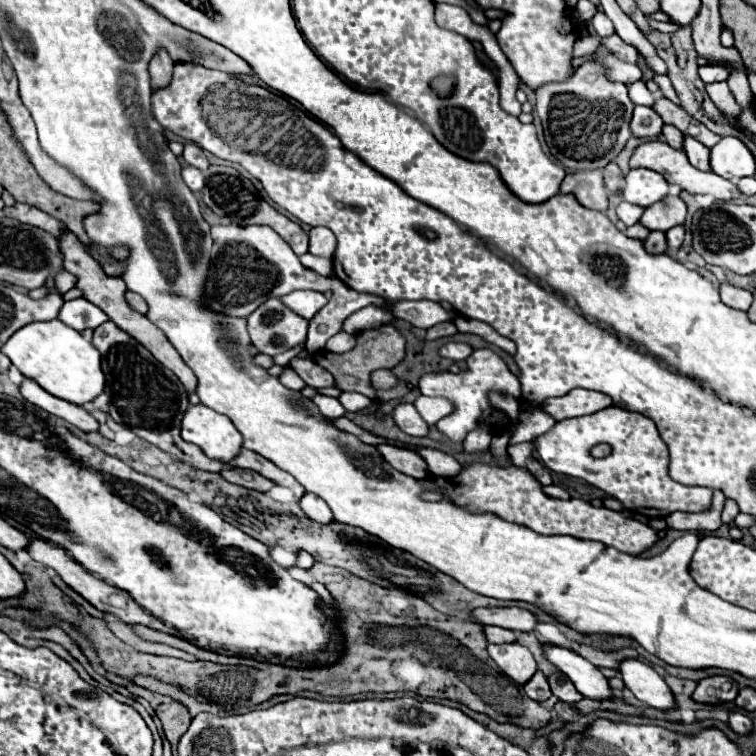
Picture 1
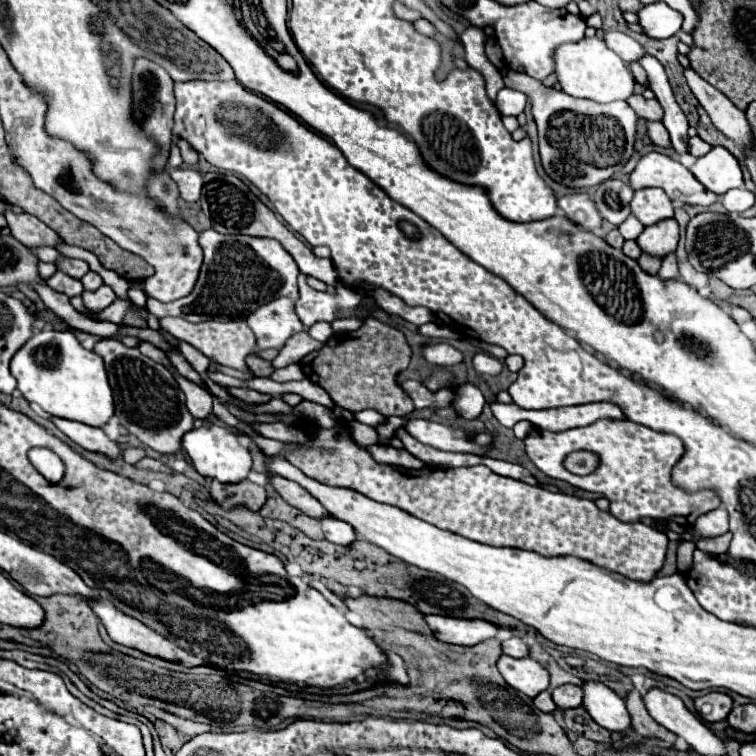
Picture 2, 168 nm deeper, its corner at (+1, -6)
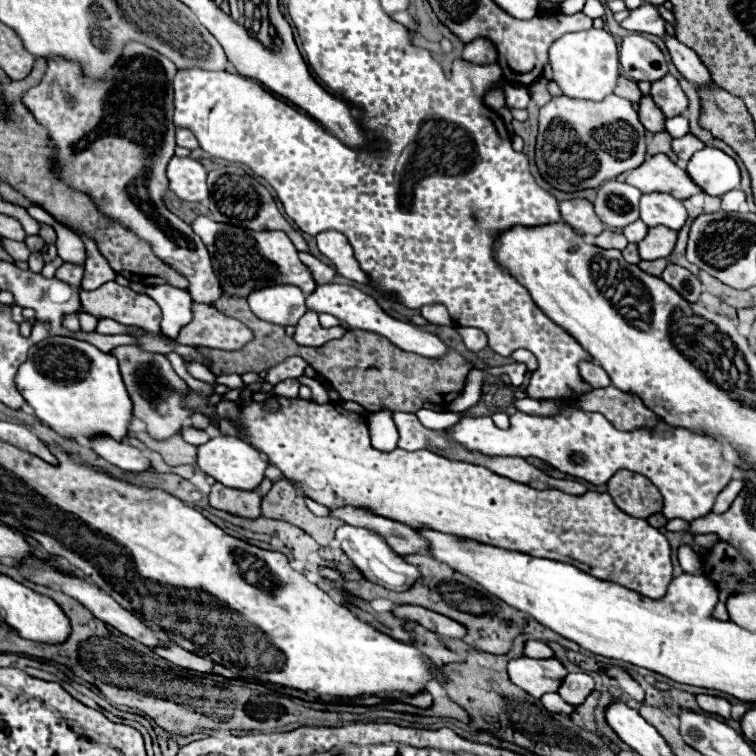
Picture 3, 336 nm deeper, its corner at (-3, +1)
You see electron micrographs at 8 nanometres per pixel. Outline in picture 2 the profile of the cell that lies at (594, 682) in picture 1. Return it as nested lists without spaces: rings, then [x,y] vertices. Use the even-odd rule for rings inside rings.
[[[586,681],[582,685],[582,691],[584,691],[582,705],[600,727],[616,733],[626,733],[632,727],[630,713],[626,711],[624,701],[604,683]]]

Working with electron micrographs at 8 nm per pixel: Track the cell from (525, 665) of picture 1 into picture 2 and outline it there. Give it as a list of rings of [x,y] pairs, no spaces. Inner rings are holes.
[[[502,655],[498,661],[498,671],[510,687],[522,691],[530,699],[550,687],[550,673],[532,657],[514,659],[510,655]]]

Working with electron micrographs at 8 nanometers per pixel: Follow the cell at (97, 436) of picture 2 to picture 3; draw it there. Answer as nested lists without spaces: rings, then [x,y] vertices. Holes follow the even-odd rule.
[[[92,436],[90,448],[98,456],[108,460],[110,464],[114,464],[122,470],[128,470],[128,472],[142,472],[142,470],[148,470],[148,466],[150,466],[144,452],[130,446],[128,442],[110,440],[110,436]]]

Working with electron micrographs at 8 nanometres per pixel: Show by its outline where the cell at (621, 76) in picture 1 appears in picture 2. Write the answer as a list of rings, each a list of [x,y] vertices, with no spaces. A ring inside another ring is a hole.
[[[582,37],[576,43],[564,43],[556,49],[554,55],[556,61],[556,77],[560,83],[560,89],[566,95],[578,97],[578,99],[594,99],[596,103],[610,103],[618,99],[628,99],[634,93],[634,77],[626,63],[614,55],[614,51],[608,49],[608,45],[602,41],[602,37]]]

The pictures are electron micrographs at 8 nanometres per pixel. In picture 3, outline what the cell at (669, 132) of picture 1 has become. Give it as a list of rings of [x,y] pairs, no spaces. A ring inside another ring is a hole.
[[[644,96],[644,98],[640,100],[640,110],[638,110],[638,114],[640,114],[640,122],[644,124],[644,128],[646,128],[648,132],[656,134],[656,132],[664,132],[664,130],[666,130],[666,116],[664,116],[664,112],[654,104],[654,100],[652,100],[650,96]]]

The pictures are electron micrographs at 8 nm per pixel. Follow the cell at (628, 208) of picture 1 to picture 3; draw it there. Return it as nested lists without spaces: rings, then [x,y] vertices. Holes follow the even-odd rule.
[[[636,220],[636,222],[628,224],[622,232],[624,232],[624,236],[628,238],[628,242],[636,242],[636,244],[638,244],[638,242],[646,236],[648,228],[646,228],[646,224],[644,224],[642,220]]]

